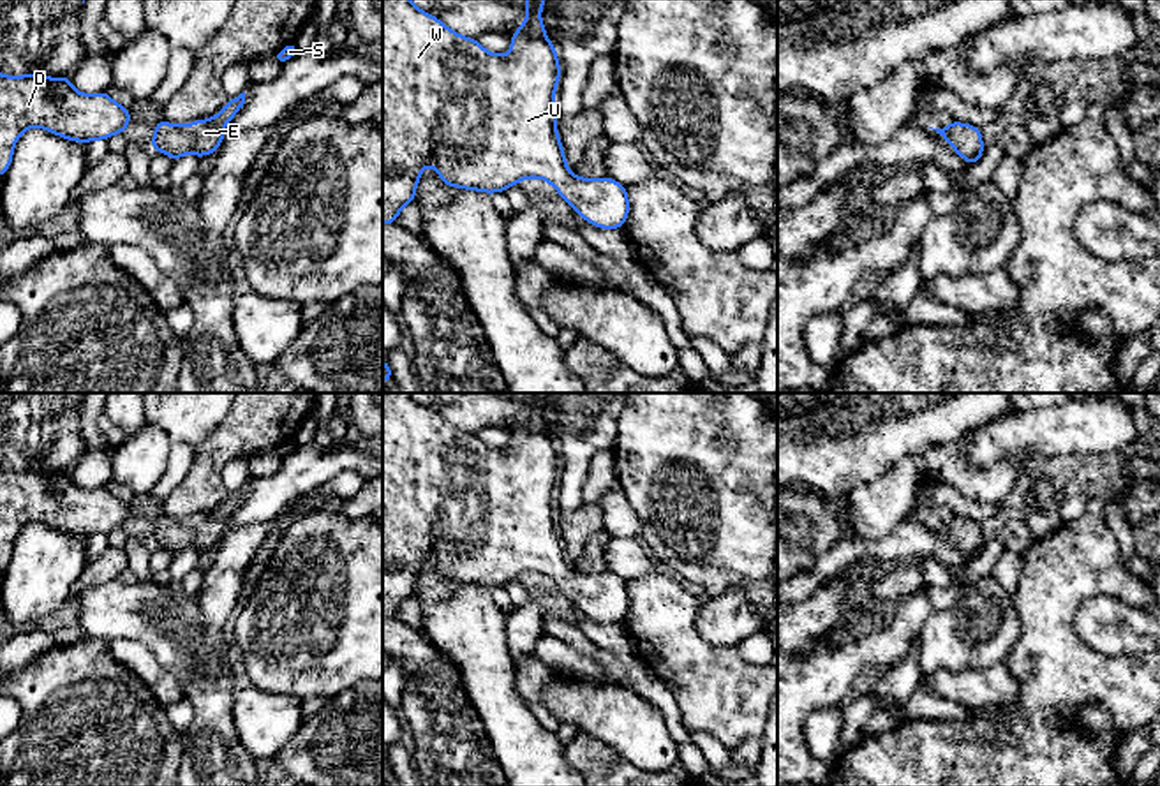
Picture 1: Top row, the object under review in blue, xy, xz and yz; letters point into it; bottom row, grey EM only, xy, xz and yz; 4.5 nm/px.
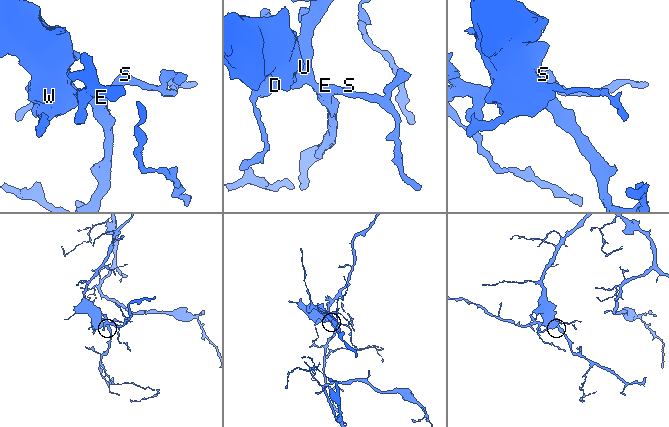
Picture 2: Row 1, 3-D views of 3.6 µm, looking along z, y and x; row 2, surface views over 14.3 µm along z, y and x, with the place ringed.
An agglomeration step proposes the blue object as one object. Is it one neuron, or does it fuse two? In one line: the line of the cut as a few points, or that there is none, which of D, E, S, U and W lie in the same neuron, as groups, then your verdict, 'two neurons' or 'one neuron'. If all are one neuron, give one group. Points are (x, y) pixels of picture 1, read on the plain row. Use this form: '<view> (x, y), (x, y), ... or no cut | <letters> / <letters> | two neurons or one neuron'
no cut | D E S U W | one neuron

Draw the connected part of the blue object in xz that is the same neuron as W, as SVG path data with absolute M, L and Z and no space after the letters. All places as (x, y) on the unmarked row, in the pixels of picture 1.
M383 393L383 620L395 619L402 603L416 594L423 562L434 560L444 580L485 589L506 587L509 580L522 575L539 573L548 576L575 608L594 622L624 622L629 610L626 580L610 571L580 573L568 562L554 499L561 458L541 416L547 393L524 395L527 411L509 430L511 448L494 449L478 434L450 425L409 393Z

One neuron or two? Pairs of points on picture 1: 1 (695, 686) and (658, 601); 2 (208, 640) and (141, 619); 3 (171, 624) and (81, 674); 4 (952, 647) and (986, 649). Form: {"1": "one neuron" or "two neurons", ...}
{"1": "one neuron", "2": "one neuron", "3": "two neurons", "4": "one neuron"}

